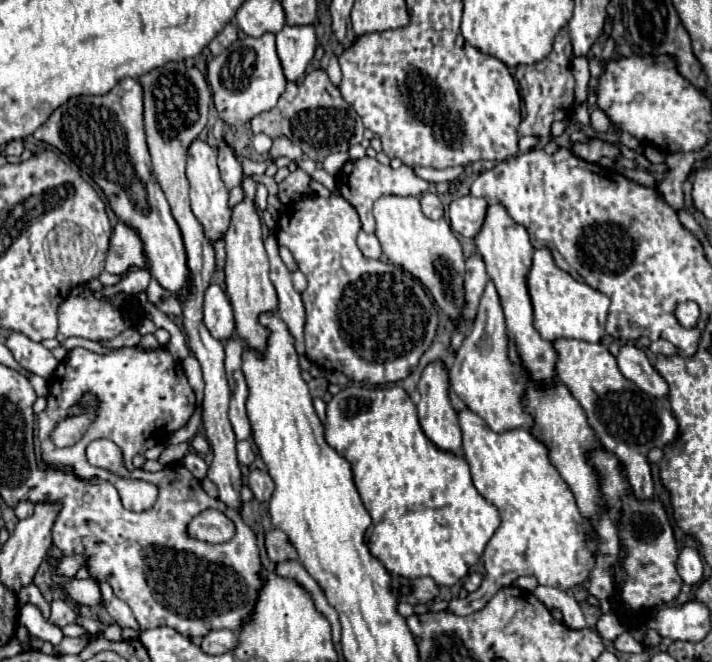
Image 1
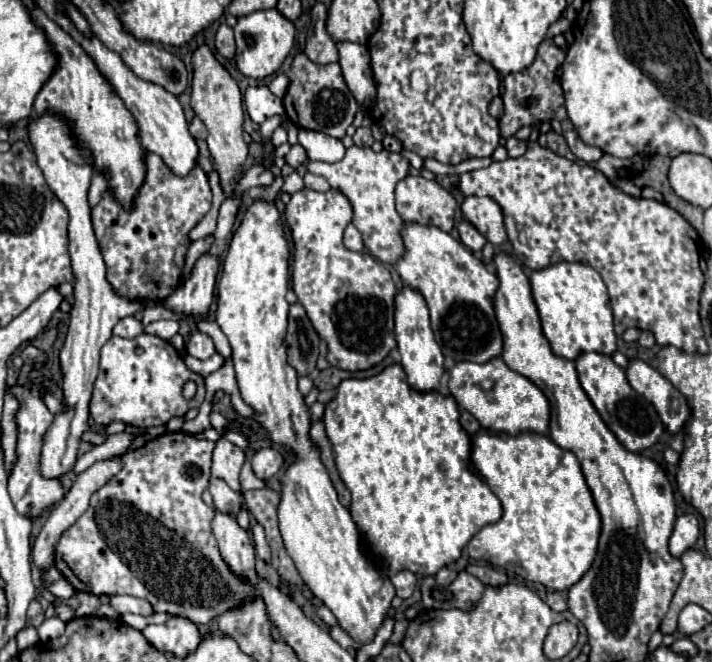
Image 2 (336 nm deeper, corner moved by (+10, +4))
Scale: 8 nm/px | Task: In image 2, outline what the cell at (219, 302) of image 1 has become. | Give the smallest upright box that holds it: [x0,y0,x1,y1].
[186,332,216,360]

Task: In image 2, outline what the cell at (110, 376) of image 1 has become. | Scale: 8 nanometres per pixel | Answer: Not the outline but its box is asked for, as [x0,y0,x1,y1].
[90,334,204,428]

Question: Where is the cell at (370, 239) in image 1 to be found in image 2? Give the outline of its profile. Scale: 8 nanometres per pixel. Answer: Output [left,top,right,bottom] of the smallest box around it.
[344,224,364,252]

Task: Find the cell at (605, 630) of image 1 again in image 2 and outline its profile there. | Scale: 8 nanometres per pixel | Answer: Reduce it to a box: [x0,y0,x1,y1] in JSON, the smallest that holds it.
[546,592,568,612]

